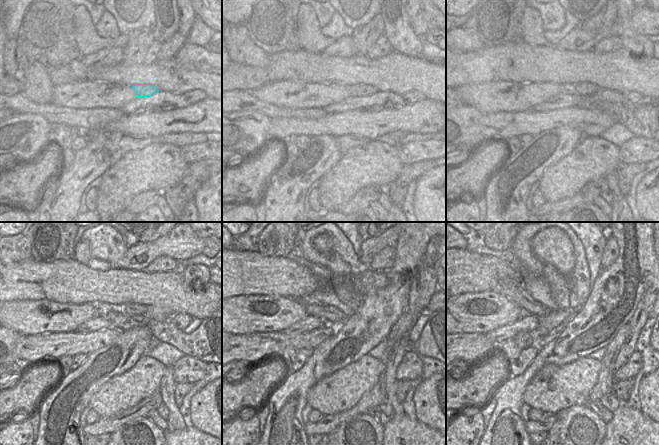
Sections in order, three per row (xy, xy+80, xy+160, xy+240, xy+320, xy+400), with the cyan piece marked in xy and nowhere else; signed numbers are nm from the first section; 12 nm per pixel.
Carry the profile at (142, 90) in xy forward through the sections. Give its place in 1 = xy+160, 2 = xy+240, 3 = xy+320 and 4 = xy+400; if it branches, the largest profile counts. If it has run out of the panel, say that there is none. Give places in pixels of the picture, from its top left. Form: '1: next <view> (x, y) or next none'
1: next xy+160 (584, 89)
2: next xy+240 (131, 308)
3: next xy+320 (350, 308)
4: next xy+400 (553, 318)

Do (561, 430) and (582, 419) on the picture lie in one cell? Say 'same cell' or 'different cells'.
same cell

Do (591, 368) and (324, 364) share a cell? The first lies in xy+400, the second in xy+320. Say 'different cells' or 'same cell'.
different cells

